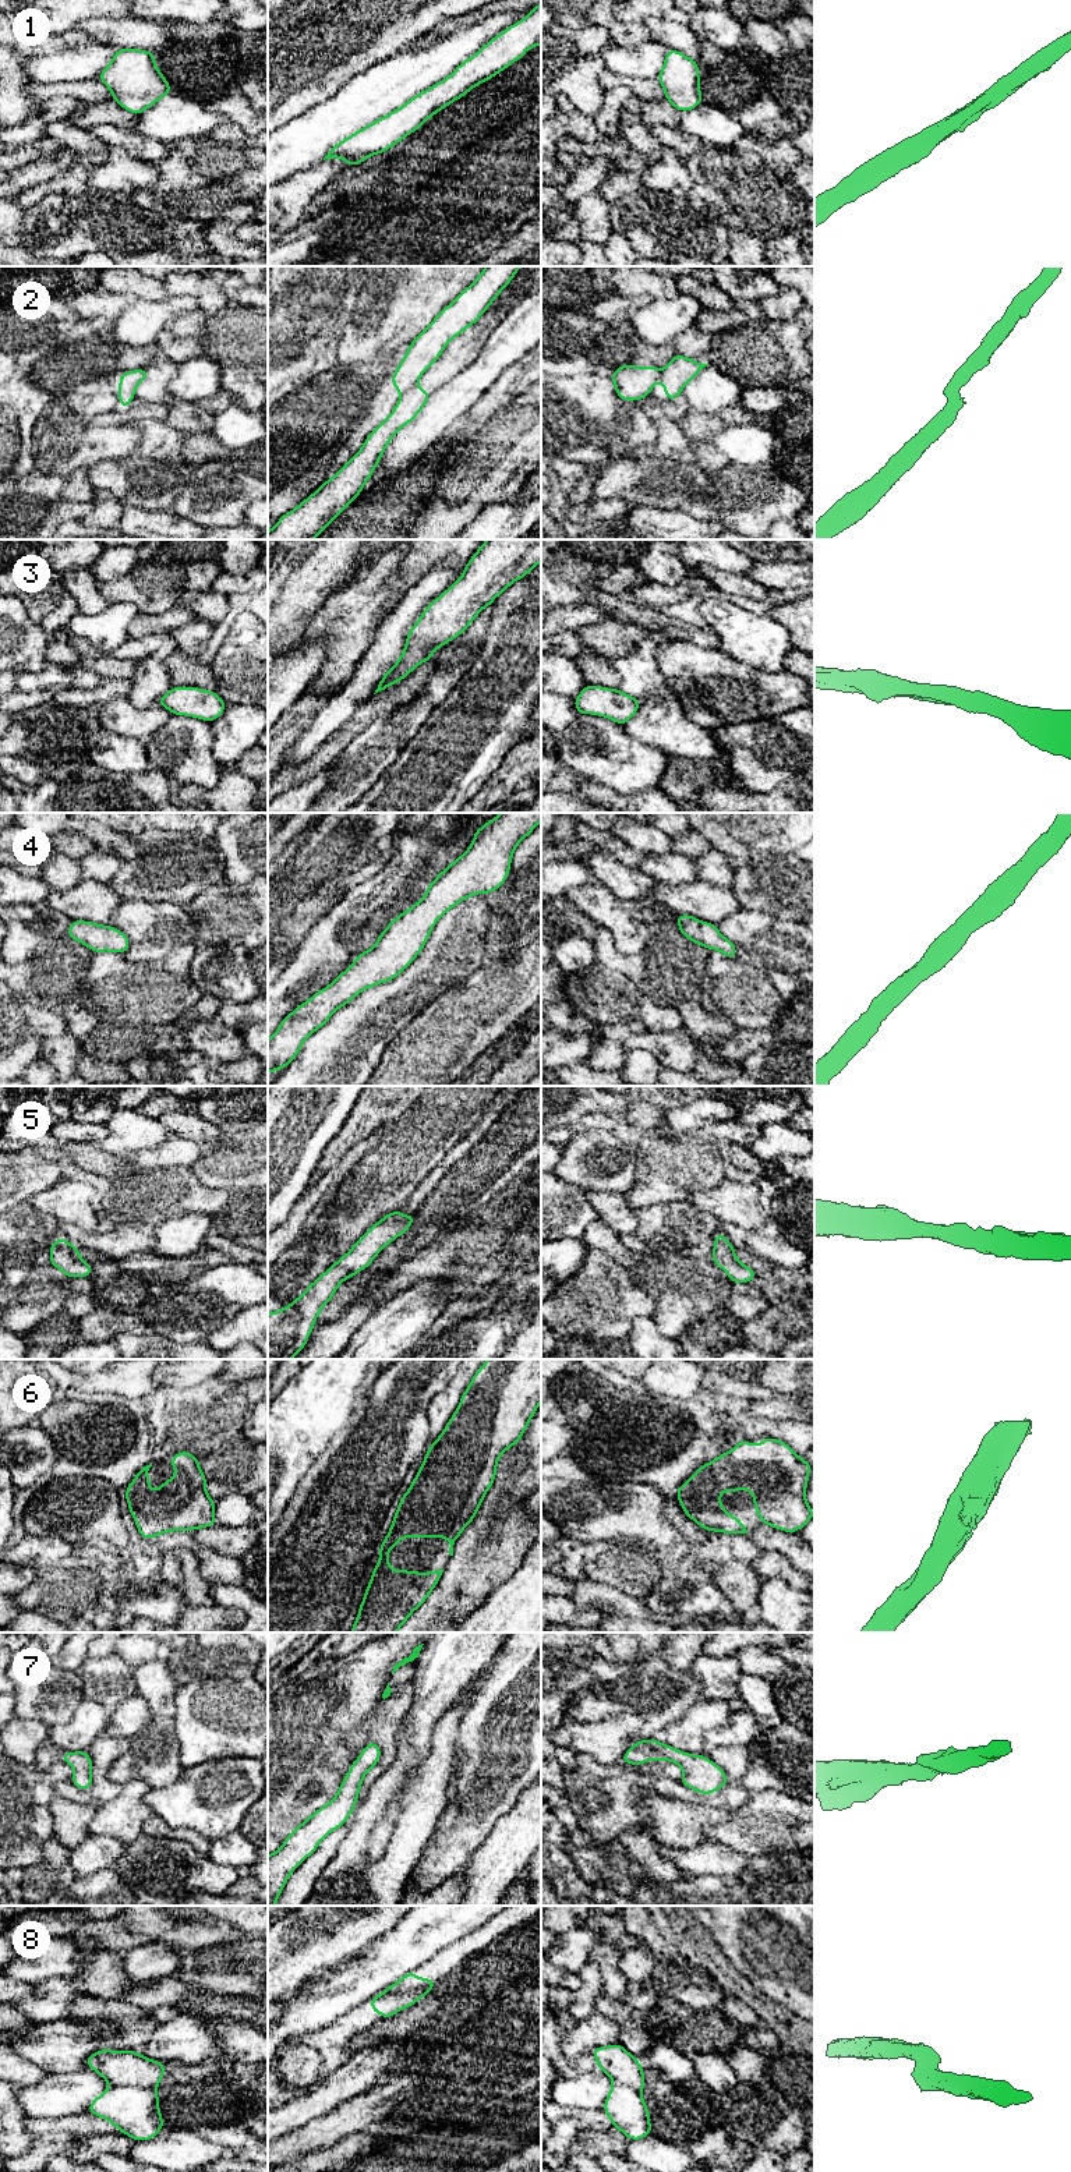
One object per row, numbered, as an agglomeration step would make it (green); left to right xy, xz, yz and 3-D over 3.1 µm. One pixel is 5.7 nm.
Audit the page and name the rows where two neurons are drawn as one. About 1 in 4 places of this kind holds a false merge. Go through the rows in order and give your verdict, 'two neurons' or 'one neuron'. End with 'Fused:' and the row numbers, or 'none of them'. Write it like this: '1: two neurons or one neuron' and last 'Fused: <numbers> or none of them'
1: one neuron
2: two neurons
3: one neuron
4: one neuron
5: one neuron
6: one neuron
7: one neuron
8: two neurons
Fused: 2, 8

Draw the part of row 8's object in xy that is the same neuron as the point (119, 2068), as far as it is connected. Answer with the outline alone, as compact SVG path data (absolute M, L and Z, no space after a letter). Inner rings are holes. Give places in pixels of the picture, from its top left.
M100 2049L85 2059L85 2065L102 2076L110 2087L156 2087L165 2076L166 2063L148 2059L135 2051Z

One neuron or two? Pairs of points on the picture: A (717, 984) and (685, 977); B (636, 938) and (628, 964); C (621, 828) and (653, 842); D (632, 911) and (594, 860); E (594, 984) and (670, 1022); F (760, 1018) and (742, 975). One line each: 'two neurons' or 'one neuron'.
A: two neurons
B: two neurons
C: one neuron
D: two neurons
E: one neuron
F: one neuron

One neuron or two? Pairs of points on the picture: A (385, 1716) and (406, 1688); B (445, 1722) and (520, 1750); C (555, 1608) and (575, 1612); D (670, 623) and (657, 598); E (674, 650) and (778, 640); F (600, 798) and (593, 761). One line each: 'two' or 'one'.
A: one
B: two
C: one
D: two
E: two
F: two

